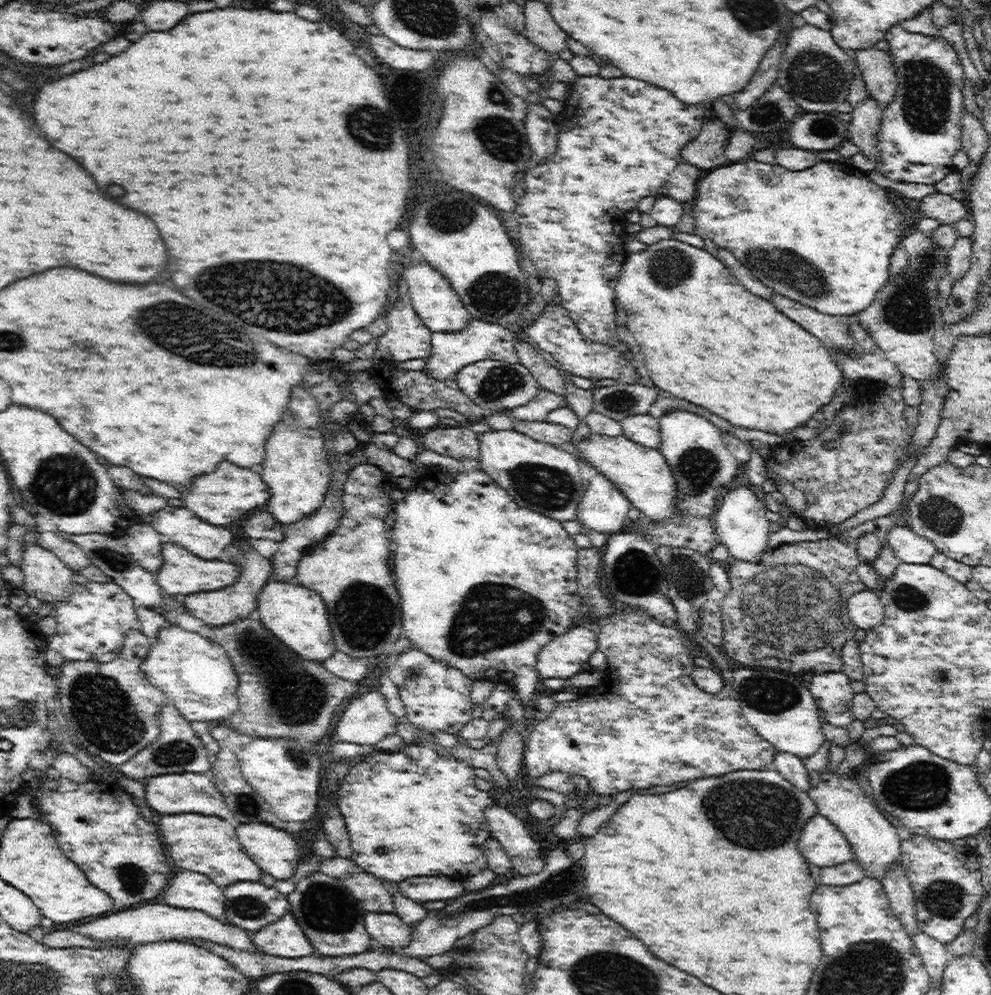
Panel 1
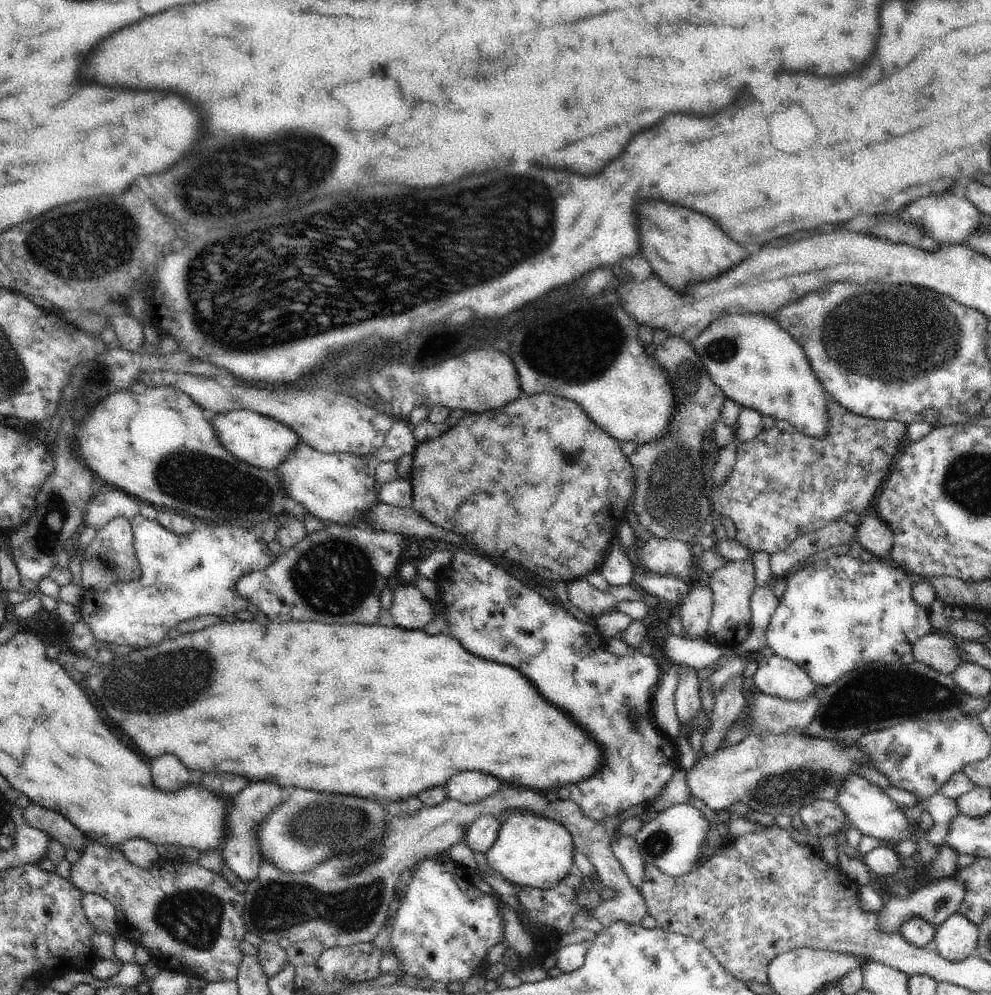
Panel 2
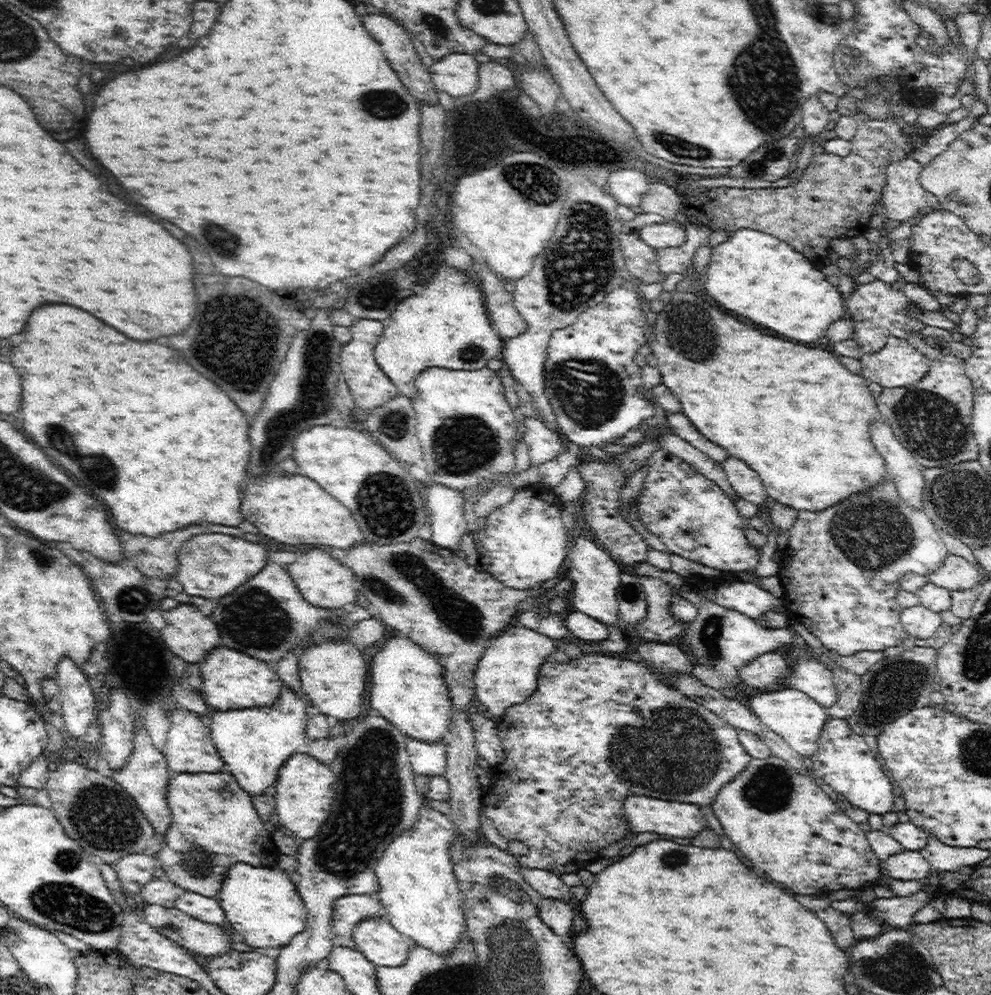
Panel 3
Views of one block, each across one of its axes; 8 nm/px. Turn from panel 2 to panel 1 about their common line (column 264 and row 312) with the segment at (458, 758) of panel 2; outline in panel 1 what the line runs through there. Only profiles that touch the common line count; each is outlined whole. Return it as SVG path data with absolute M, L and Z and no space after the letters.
M670 238L648 245L641 252L632 252L624 261L615 286L616 302L626 311L625 326L639 345L653 383L662 392L670 392L668 395L688 396L682 399L708 408L734 426L780 436L804 426L840 388L841 367L836 366L828 348L816 336L778 312L764 298L750 294L712 254L711 247L701 249Z

